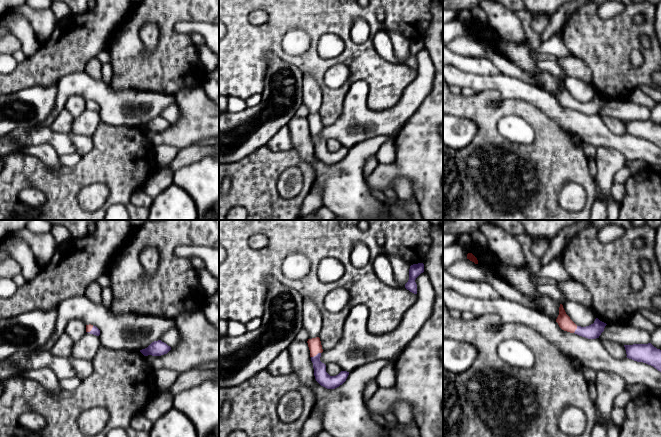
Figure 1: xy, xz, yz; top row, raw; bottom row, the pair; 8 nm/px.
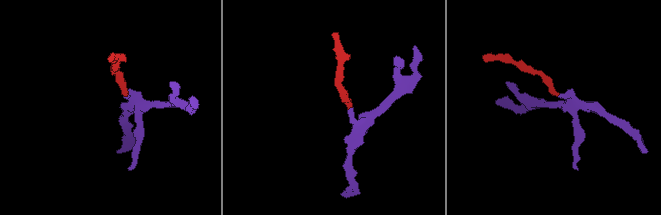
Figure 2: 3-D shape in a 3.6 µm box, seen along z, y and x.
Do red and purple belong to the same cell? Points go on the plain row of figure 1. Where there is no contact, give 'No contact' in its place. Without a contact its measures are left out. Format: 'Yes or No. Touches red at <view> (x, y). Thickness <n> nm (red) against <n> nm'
Yes. Touches red at xz (315, 131). Thickness 110 nm (red) against 110 nm

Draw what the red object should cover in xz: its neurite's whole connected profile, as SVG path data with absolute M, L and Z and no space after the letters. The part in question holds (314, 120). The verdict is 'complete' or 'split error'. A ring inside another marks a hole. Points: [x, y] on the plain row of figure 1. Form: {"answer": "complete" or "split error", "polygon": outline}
{"answer": "split error", "polygon": "M316 113L308 115L307 119L310 126L310 133L313 139L316 157L327 165L335 165L342 161L346 157L349 148L341 147L336 152L330 152L326 148L326 141L320 137L321 129L323 128L320 114Z"}

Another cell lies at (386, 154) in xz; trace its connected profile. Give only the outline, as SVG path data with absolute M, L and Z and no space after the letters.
M387 140L377 151L376 158L379 164L389 164L396 158L395 140Z

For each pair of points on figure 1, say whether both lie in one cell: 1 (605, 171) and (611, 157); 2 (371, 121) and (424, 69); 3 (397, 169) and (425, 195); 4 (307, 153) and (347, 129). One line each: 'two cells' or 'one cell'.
1: one cell
2: one cell
3: one cell
4: two cells

